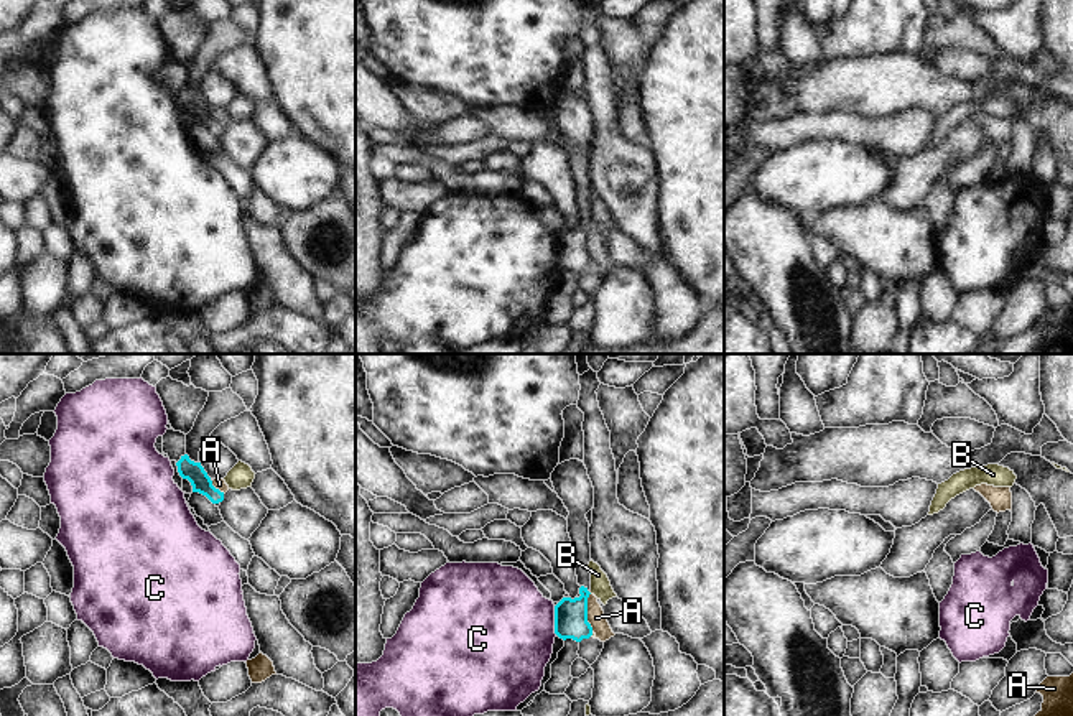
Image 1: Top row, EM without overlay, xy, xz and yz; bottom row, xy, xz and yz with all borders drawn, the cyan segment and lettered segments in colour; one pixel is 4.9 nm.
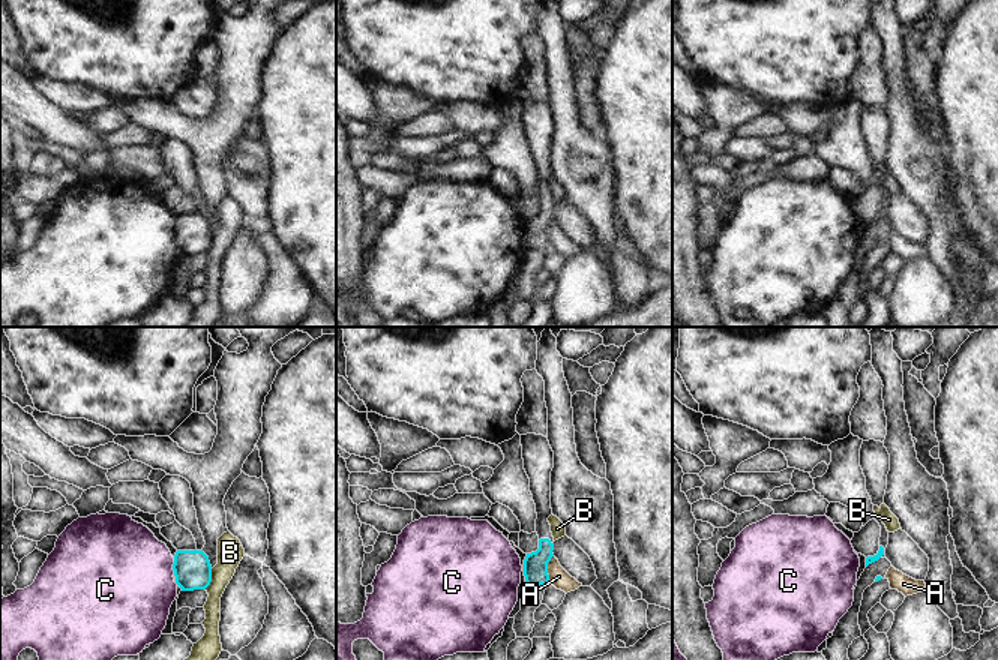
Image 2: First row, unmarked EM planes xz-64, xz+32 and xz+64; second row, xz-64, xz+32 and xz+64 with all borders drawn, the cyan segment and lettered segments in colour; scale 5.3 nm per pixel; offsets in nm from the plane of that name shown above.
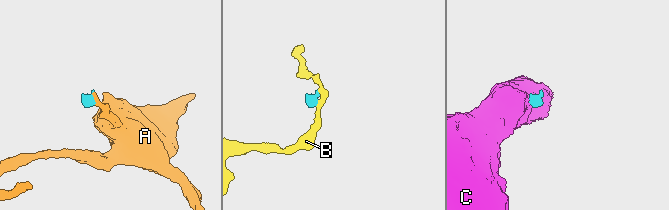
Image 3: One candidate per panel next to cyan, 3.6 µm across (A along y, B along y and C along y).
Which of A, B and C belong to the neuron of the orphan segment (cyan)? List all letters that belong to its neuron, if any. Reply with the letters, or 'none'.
none

